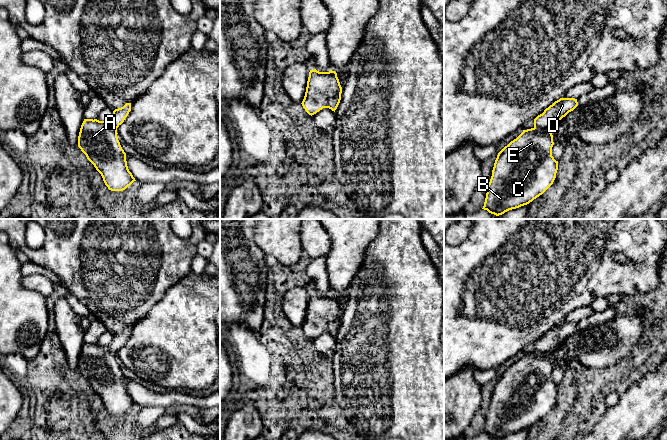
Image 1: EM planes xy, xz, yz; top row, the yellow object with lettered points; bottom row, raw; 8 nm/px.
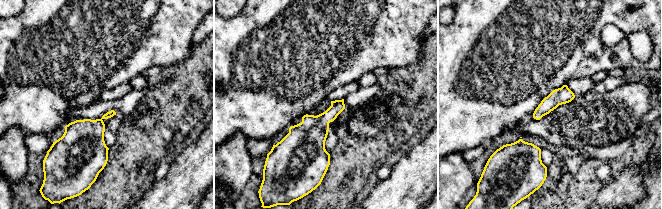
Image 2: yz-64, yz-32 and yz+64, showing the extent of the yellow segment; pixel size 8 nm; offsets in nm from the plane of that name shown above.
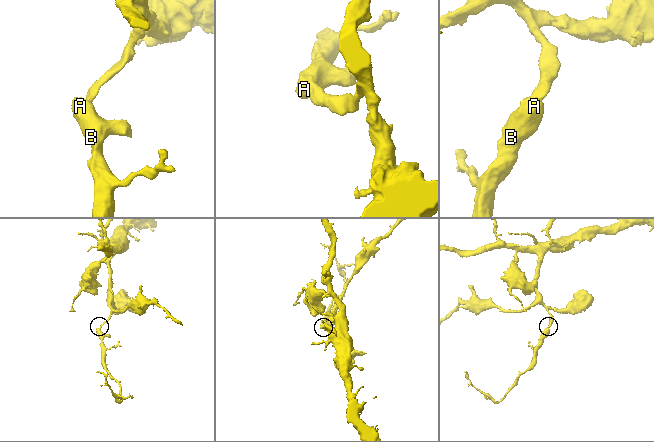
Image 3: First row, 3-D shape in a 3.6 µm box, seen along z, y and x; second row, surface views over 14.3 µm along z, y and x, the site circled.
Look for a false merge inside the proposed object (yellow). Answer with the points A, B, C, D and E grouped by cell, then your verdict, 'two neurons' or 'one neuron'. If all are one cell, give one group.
groups A B C D E; one neuron

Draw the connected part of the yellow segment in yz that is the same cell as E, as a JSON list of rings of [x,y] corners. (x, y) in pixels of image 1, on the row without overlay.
[[[560,322],[534,343],[534,351],[523,356],[497,379],[482,433],[496,440],[527,429],[554,406],[558,385],[552,380],[552,350],[578,330],[575,322]]]

